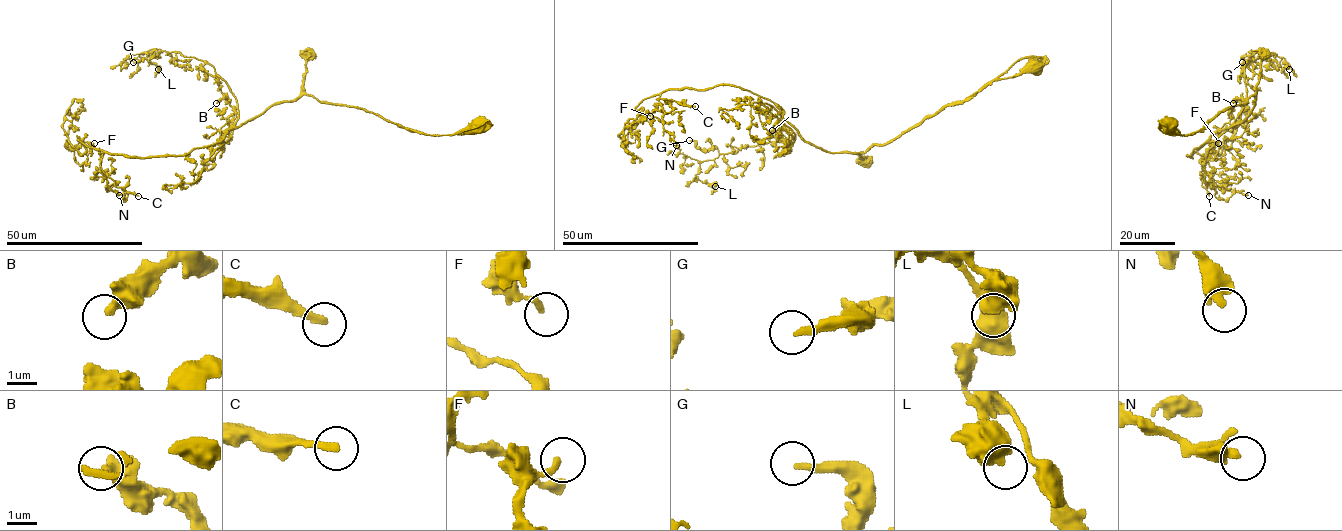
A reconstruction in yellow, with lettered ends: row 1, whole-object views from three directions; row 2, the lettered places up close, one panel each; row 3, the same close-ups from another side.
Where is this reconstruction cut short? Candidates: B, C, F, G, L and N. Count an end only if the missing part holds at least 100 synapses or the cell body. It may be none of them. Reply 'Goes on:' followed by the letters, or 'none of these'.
Goes on: C

